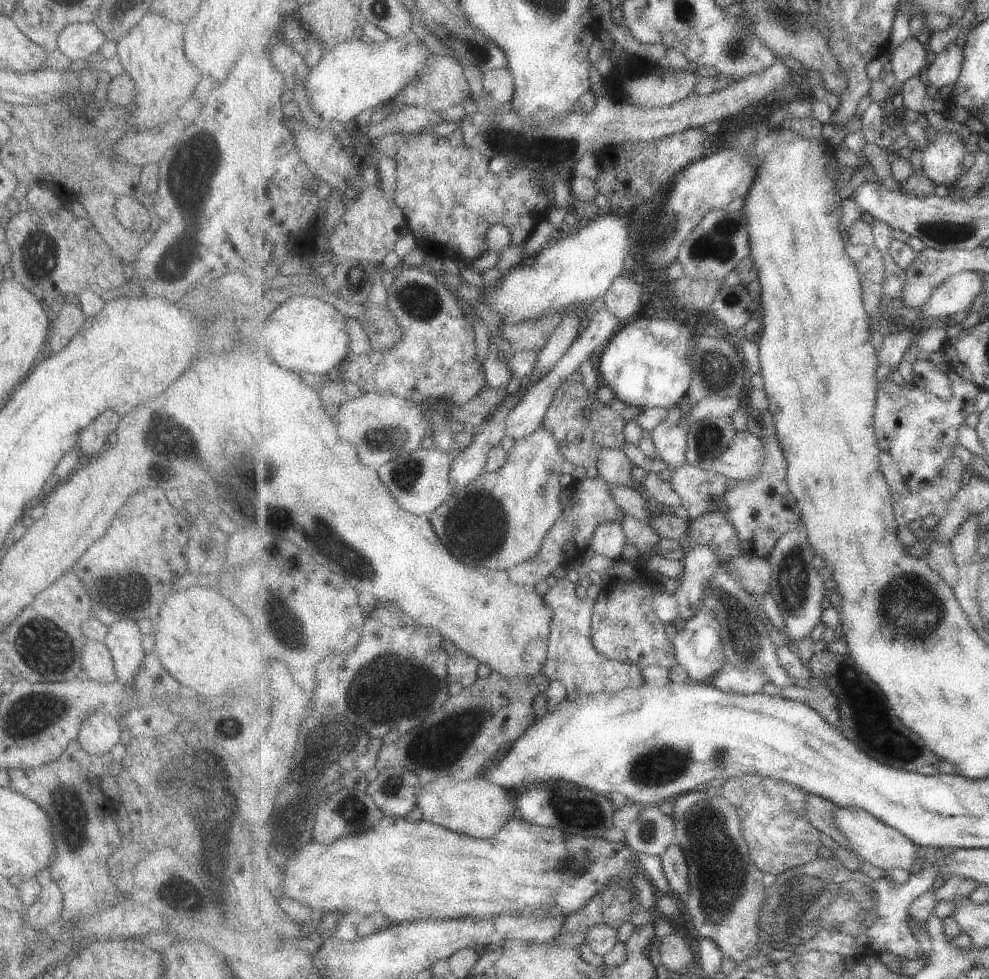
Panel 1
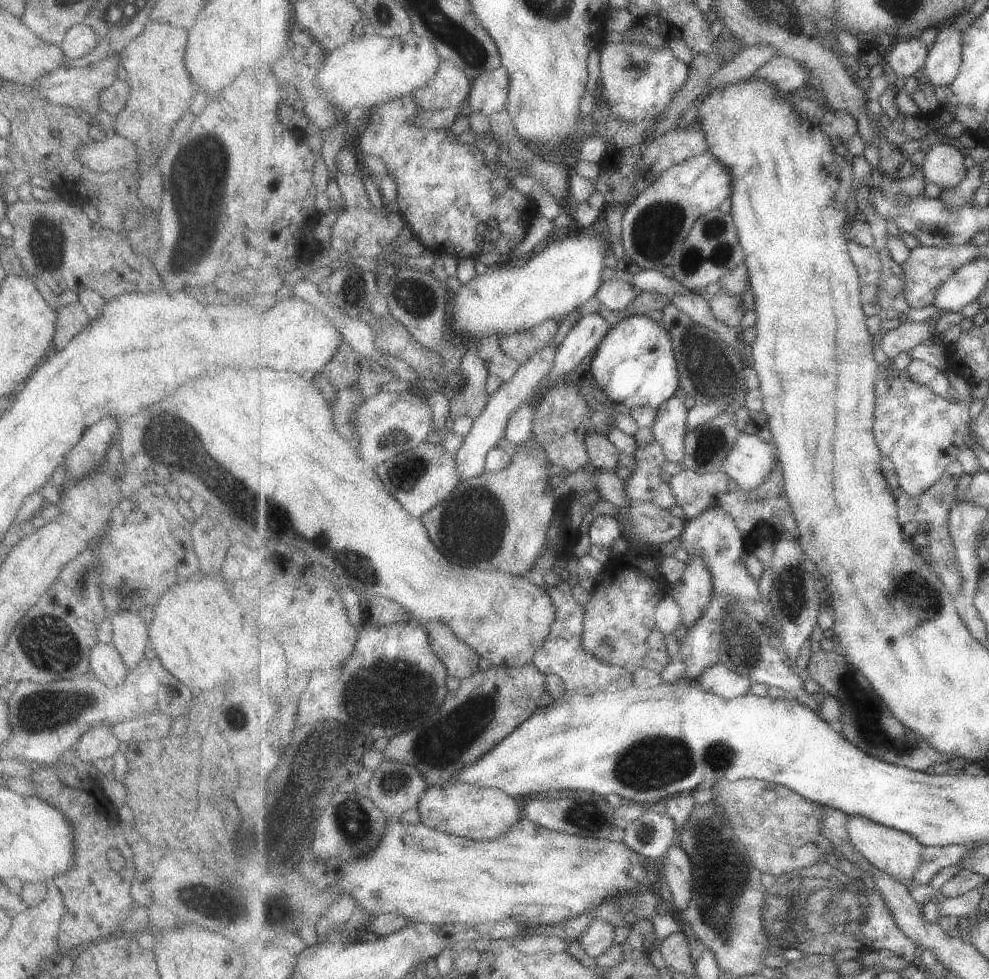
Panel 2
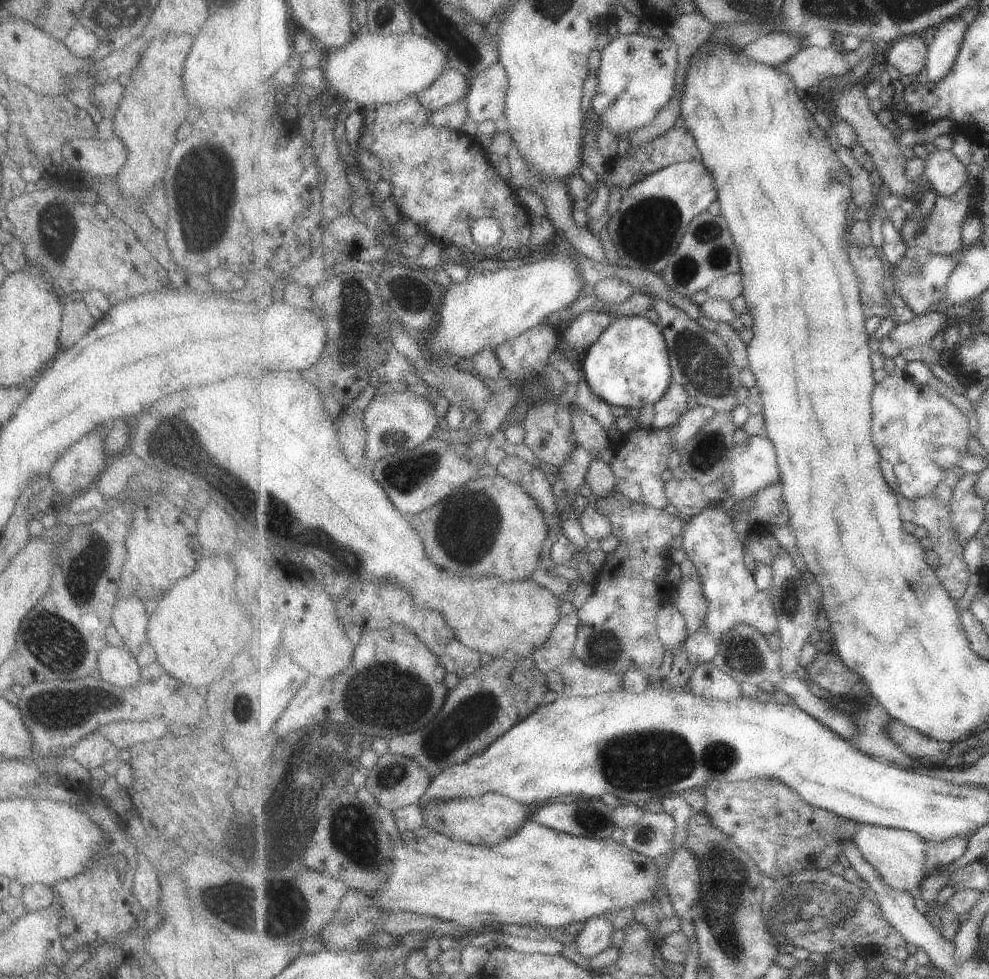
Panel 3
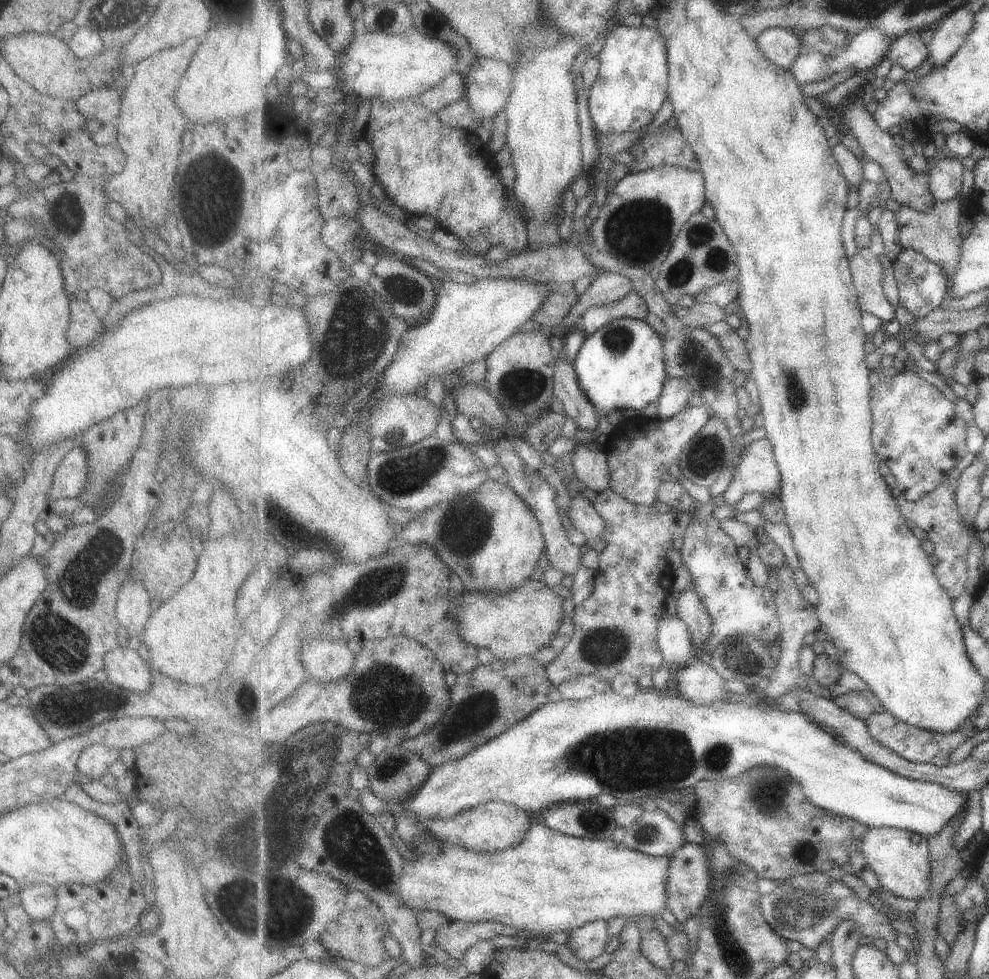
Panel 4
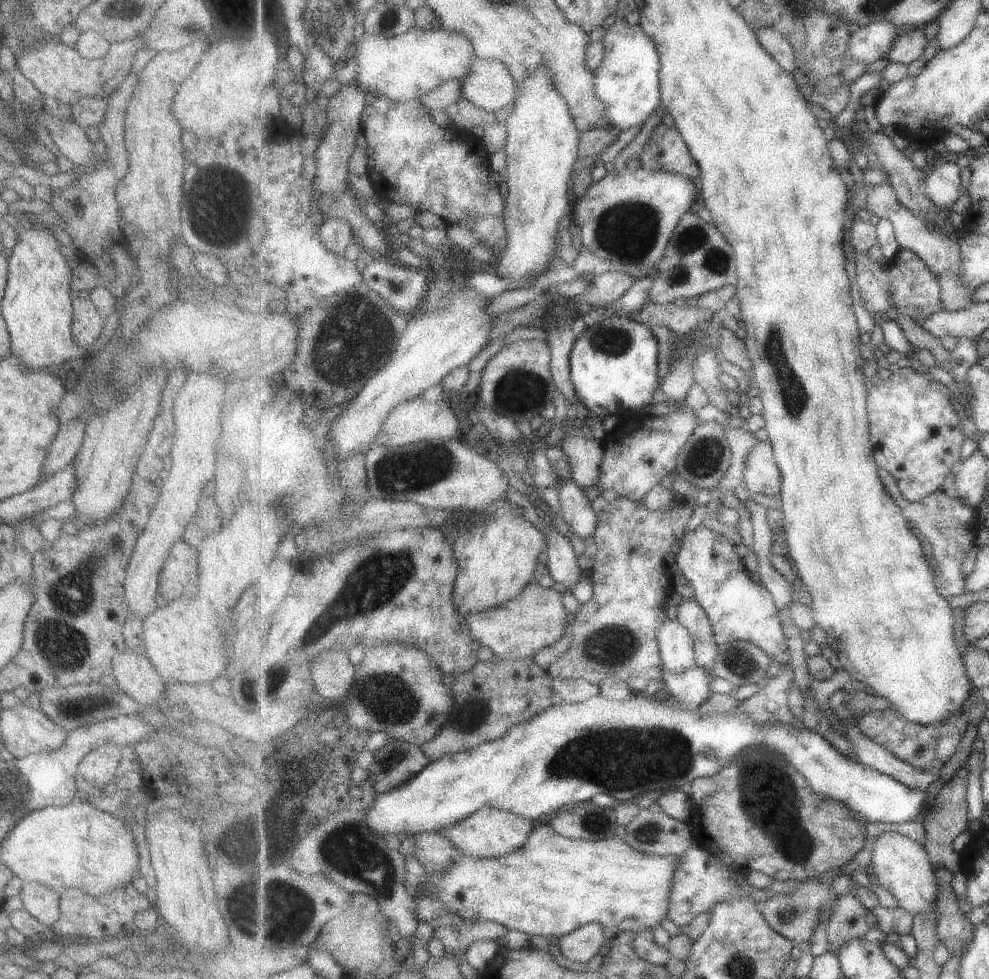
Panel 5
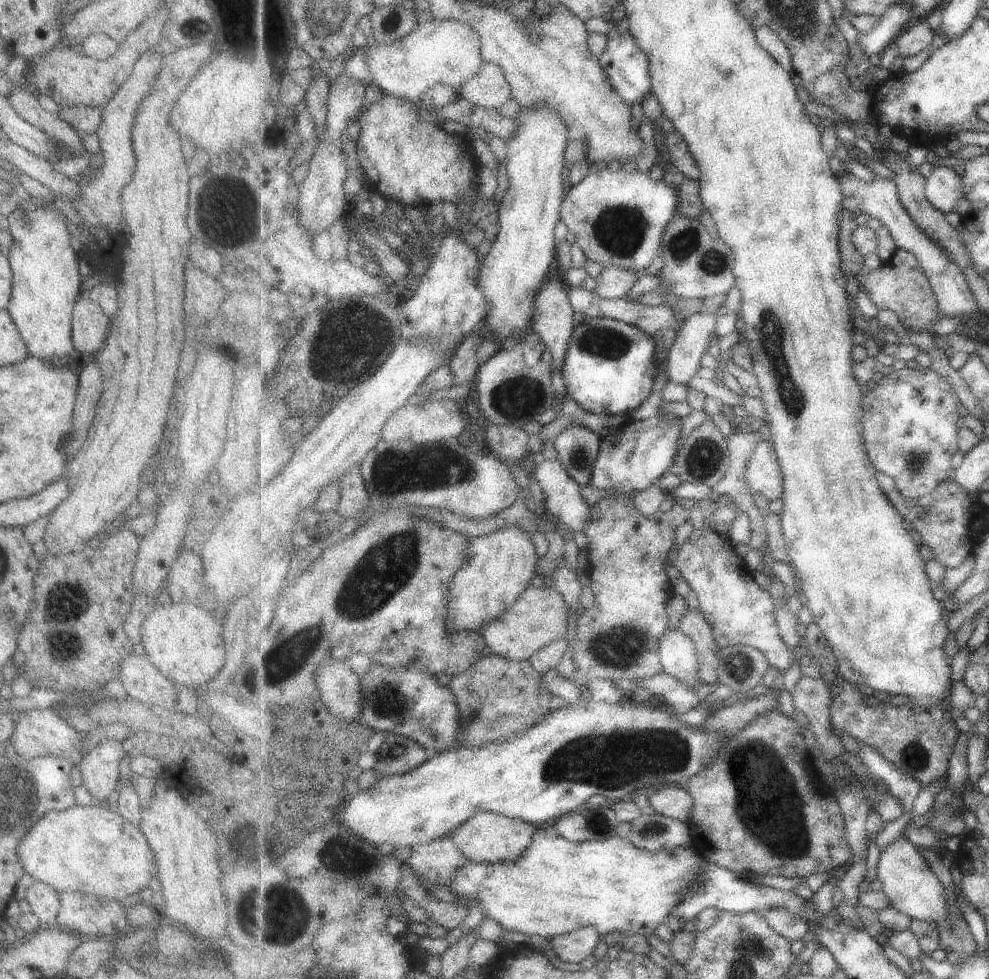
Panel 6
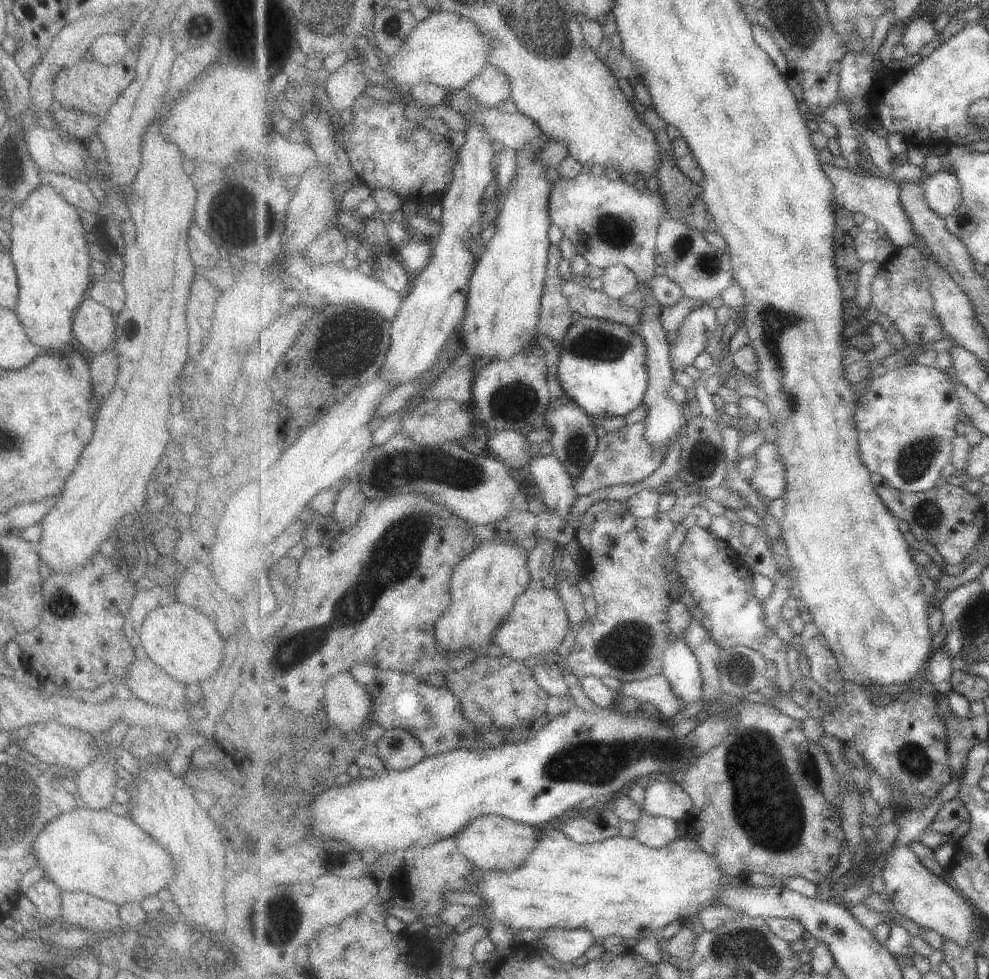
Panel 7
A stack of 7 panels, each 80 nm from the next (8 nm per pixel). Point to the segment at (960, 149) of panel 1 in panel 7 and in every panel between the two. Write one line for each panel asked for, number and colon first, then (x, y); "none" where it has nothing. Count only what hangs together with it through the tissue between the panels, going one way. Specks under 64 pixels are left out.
2: (944, 165)
3: (944, 171)
4: (946, 184)
5: (944, 186)
6: (944, 188)
7: (943, 191)

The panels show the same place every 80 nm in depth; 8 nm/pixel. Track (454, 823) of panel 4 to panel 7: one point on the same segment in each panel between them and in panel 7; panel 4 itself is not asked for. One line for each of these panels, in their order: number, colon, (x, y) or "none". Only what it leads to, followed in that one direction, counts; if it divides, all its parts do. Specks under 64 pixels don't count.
5: (490, 833)
6: (488, 837)
7: (493, 843)

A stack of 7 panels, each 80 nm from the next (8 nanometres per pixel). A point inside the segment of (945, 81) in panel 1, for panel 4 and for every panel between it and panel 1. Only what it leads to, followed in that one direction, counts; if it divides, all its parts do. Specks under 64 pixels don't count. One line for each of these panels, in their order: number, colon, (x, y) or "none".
2: (944, 61)
3: (949, 36)
4: (953, 30)

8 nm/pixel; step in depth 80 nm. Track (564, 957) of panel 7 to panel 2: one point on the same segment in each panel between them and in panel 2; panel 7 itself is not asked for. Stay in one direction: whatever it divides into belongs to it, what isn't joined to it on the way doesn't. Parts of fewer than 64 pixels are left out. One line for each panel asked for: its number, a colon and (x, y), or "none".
2: (599, 936)
3: (595, 937)
4: (589, 941)
5: (581, 945)
6: (575, 946)

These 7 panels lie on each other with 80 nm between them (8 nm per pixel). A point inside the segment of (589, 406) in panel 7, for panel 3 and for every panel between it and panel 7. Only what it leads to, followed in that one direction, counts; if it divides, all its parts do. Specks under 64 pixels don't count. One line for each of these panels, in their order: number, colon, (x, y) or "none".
3: (628, 365)
4: (621, 365)
5: (614, 365)
6: (610, 367)

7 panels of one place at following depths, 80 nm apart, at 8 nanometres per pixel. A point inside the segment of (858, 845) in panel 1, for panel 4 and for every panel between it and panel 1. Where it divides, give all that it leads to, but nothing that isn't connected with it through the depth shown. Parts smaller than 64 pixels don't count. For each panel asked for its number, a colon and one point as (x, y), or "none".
2: (895, 852)
3: (900, 856)
4: (902, 860)

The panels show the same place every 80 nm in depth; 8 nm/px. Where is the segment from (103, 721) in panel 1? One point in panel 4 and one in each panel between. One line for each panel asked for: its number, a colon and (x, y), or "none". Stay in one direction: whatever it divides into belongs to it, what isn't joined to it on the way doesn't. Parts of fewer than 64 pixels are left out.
2: (96, 742)
3: (92, 750)
4: (94, 760)

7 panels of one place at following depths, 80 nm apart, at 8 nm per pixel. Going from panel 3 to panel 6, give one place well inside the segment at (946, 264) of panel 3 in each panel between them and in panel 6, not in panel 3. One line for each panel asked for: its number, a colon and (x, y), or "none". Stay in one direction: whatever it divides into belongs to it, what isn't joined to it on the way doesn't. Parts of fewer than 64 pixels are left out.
4: (923, 285)
5: (907, 283)
6: (900, 285)

